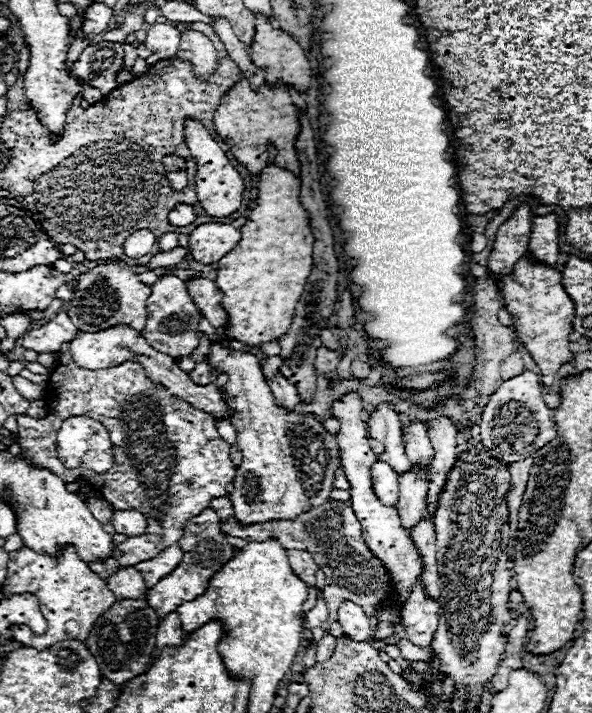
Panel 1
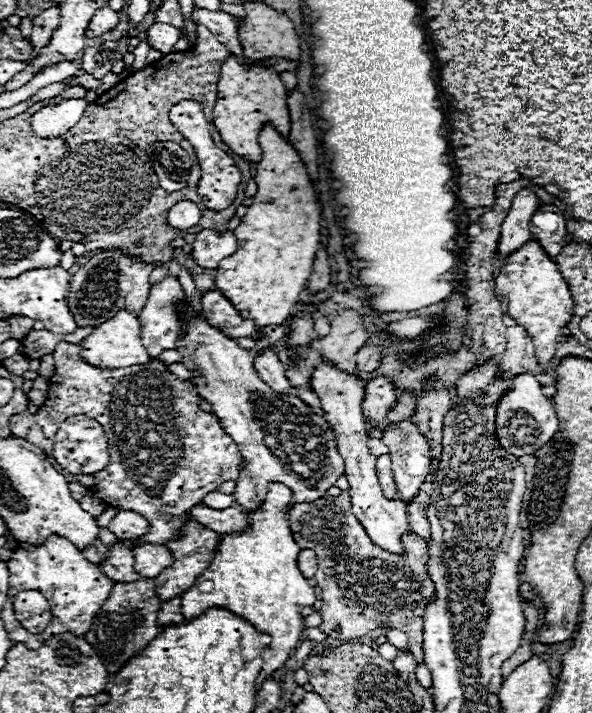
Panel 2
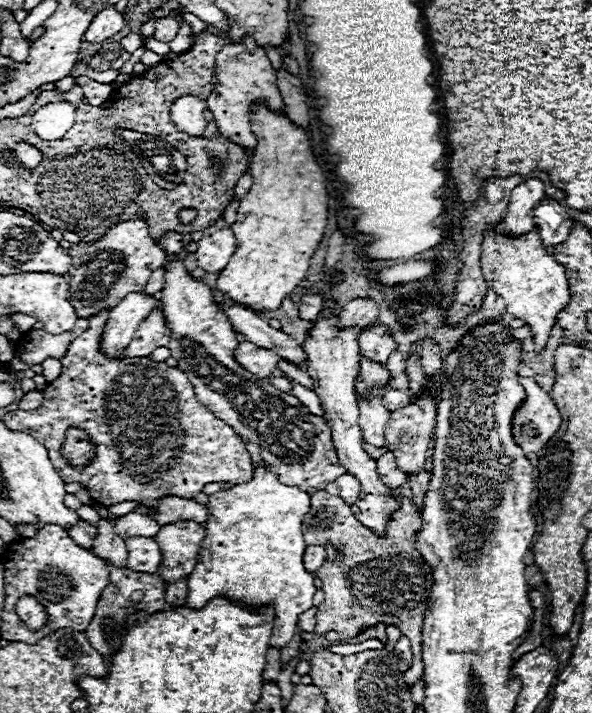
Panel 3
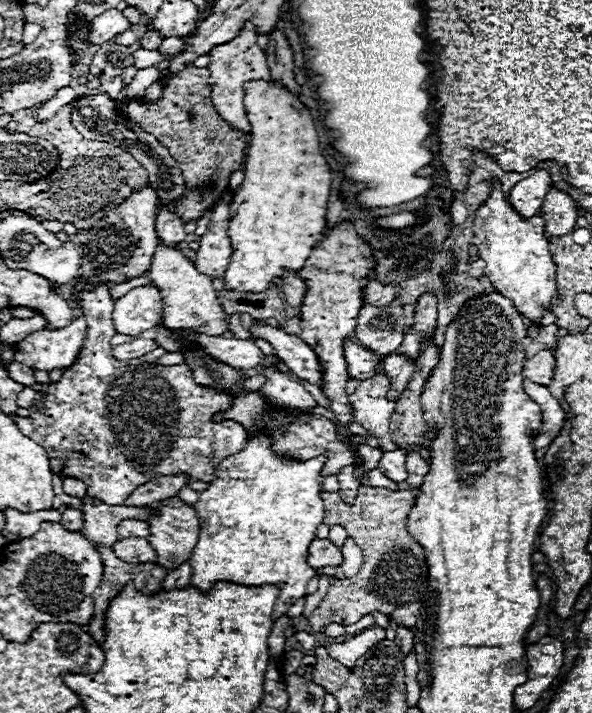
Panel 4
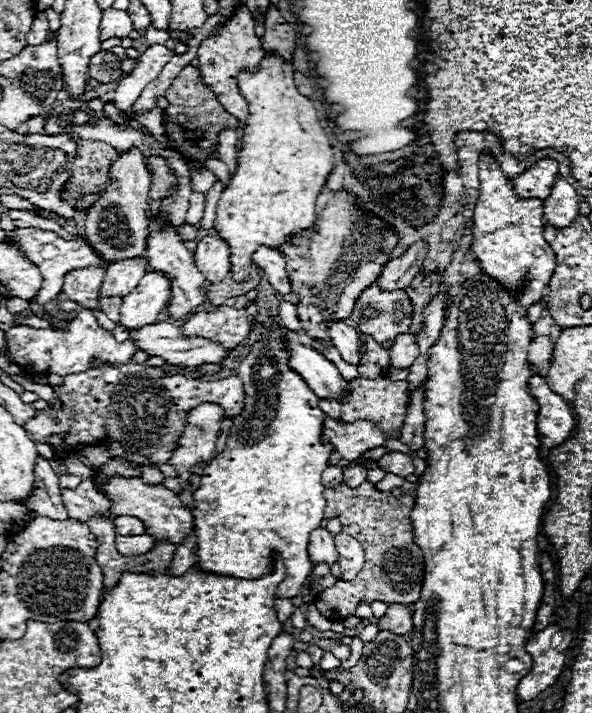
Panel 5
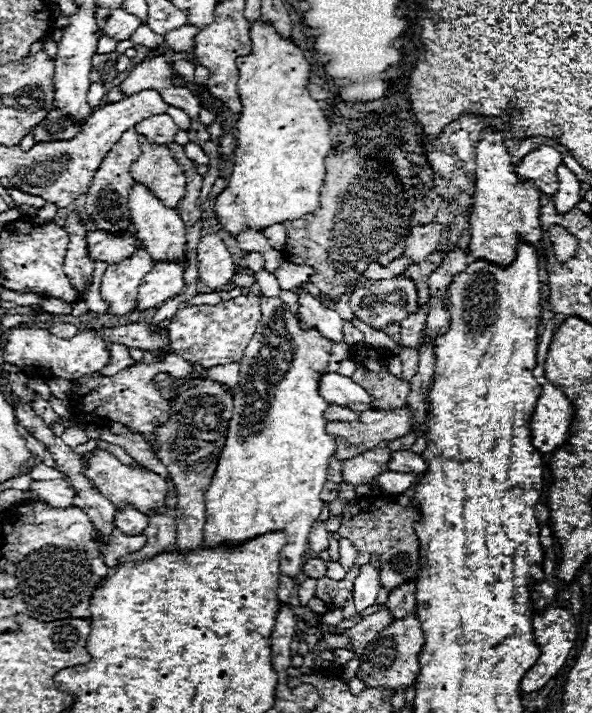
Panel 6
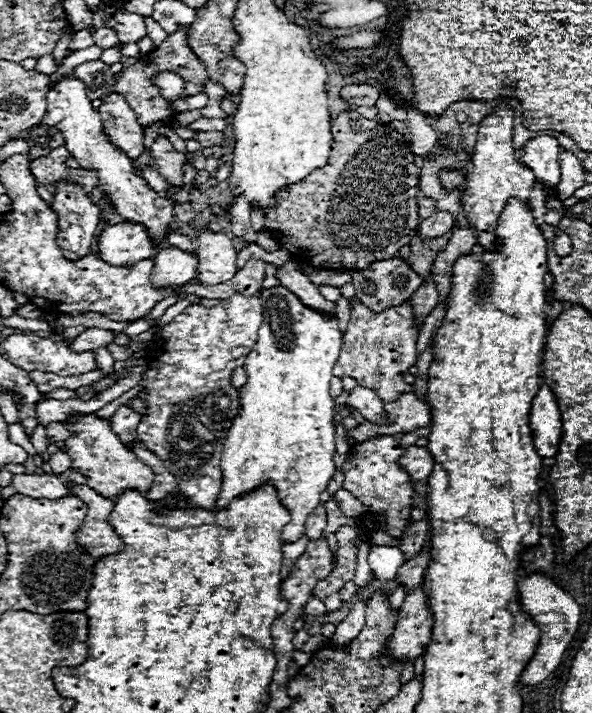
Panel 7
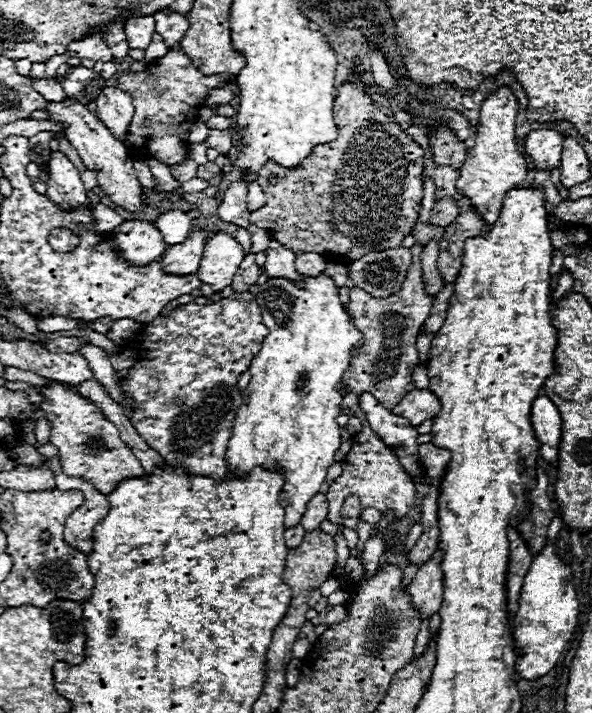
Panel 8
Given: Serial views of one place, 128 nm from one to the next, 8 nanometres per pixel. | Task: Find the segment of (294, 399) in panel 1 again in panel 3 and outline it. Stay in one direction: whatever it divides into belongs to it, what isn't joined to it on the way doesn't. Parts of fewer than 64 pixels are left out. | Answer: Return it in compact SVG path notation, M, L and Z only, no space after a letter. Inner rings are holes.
M240 342L238 350L234 350L234 356L238 358L238 364L244 370L250 370L252 374L258 374L260 378L268 378L280 360L278 354L274 354L272 350L254 346L252 342Z

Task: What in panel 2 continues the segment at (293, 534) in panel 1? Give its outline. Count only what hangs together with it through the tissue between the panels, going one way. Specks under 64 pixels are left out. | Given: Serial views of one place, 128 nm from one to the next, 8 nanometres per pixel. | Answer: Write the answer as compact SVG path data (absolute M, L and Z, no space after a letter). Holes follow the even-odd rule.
M344 490L339 496L322 496L314 502L296 504L288 516L294 540L302 548L312 548L318 554L314 578L322 588L322 606L318 610L322 616L320 630L330 634L334 628L340 628L338 638L350 642L374 628L398 628L406 632L410 650L416 662L422 664L424 614L434 598L434 582L426 570L426 540L410 530L402 534L404 554L386 552L370 542L366 530L350 509L351 497ZM194 506L194 510L190 510L190 518L188 520L196 520L202 526L214 530L216 534L228 534L228 532L242 532L248 524L246 514L238 508L224 508L224 510L212 510L208 506Z

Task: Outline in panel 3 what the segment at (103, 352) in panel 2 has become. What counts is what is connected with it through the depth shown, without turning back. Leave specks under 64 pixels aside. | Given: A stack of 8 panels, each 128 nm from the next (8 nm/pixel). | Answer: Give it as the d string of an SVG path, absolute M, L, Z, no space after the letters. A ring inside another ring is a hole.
M142 292L126 294L126 298L122 298L122 302L118 302L118 306L110 310L110 318L102 336L102 350L108 356L118 358L120 350L126 348L132 340L140 322L144 322L158 306L160 302L154 296Z

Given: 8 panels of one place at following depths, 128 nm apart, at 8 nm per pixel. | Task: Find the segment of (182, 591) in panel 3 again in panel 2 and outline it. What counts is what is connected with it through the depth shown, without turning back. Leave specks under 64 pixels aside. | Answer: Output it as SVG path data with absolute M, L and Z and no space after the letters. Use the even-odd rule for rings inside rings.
M180 596L178 598L172 598L170 602L164 602L162 604L162 610L158 612L158 624L164 626L164 624L172 624L172 622L182 622L184 616L180 612Z

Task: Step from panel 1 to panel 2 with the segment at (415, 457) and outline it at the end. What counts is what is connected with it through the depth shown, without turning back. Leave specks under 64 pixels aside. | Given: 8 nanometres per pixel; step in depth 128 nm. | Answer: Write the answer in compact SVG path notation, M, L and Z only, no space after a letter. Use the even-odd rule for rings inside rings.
M402 392L396 400L396 406L390 410L388 420L396 422L396 420L402 420L402 418L412 418L414 416L414 406L416 406L416 400L412 396L408 396L406 392Z

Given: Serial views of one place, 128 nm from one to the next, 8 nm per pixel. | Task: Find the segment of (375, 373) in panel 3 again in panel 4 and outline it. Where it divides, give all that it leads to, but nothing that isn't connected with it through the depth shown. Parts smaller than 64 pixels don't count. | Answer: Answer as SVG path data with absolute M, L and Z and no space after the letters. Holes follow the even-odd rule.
M354 336L346 338L344 354L346 354L346 364L348 364L350 378L366 380L366 378L374 376L374 366L378 364L380 358L378 358L378 354L374 354L372 350L366 350L360 342L356 342Z

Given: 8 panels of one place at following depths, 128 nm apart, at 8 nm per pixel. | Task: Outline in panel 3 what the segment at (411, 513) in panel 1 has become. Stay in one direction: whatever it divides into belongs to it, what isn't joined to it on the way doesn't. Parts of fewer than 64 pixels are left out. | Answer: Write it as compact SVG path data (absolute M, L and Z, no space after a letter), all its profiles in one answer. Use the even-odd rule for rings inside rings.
M430 384L424 386L420 396L416 400L412 400L406 408L390 414L390 420L386 424L386 442L388 442L388 448L396 454L398 468L402 472L406 472L406 474L420 472L424 468L428 450L432 446L434 426L436 426L436 400L430 394Z

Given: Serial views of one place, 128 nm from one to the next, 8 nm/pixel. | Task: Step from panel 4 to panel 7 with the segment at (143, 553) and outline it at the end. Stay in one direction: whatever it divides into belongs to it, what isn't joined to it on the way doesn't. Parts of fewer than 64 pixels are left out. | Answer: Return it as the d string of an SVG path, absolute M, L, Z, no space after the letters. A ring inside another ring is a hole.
M66 484L66 488L68 488L68 494L76 494L88 506L86 526L82 526L82 530L78 530L78 534L76 534L78 544L94 558L122 550L122 546L124 546L122 540L118 540L112 526L108 524L108 516L114 508L114 502L108 498L102 498L90 486Z

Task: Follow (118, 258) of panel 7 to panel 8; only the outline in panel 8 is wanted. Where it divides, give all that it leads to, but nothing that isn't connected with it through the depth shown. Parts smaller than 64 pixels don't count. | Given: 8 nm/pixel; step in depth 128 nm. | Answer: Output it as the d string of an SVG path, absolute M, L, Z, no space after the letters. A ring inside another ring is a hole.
M126 220L114 232L114 240L122 248L124 258L136 266L160 260L168 248L164 236L152 222Z

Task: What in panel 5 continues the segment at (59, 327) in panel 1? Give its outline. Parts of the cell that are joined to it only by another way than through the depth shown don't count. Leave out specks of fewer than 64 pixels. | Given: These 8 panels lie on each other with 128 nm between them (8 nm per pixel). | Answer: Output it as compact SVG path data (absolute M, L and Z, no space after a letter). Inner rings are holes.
M82 308L64 332L54 332L48 328L12 326L10 330L6 330L6 350L10 358L30 374L36 372L36 374L70 376L70 374L80 374L82 370L88 370L94 360L110 362L110 364L128 362L130 356L138 350L138 346L134 346L134 342L130 340L116 342L108 330L98 326L94 314Z

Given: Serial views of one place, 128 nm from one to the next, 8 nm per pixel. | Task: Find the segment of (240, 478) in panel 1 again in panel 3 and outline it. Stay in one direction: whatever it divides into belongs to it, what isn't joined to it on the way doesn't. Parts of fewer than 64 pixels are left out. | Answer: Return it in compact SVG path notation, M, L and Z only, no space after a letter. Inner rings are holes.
M170 260L164 266L160 302L166 314L166 326L172 332L168 348L178 358L178 368L192 374L190 384L196 390L196 398L242 436L254 464L274 472L284 484L300 486L310 494L324 490L328 482L346 474L326 420L310 414L296 396L276 390L234 360L238 340L230 320L214 302L212 288L192 278L180 260Z

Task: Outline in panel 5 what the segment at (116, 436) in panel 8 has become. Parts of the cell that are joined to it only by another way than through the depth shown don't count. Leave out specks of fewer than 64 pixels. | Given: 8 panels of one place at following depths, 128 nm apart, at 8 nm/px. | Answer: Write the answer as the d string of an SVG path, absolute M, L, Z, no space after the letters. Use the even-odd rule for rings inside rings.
M100 470L92 472L92 480L98 480L102 494L110 500L110 512L114 516L136 516L136 518L140 518L146 524L148 534L152 534L156 540L168 538L170 542L180 544L194 526L192 524L194 522L192 512L186 506L182 506L176 492L168 490L162 484L146 484L142 478L122 478L122 476L106 478L106 474L102 474Z

